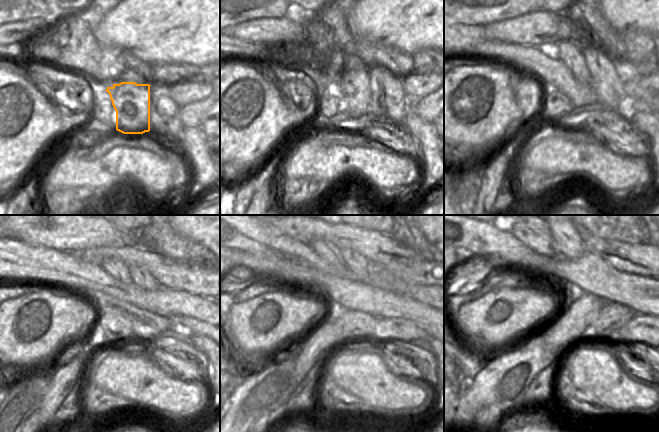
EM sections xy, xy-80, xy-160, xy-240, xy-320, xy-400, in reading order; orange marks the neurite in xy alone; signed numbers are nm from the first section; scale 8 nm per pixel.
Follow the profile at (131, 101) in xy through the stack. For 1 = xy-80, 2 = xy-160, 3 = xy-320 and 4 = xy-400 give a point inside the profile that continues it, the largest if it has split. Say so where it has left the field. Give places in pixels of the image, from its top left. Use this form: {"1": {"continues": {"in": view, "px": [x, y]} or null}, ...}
{"1": {"continues": {"in": "xy-80", "px": [352, 87]}}, "2": {"continues": {"in": "xy-160", "px": [570, 53]}}, "3": {"continues": {"in": "xy-320", "px": [327, 251]}}, "4": {"continues": {"in": "xy-400", "px": [536, 235]}}}

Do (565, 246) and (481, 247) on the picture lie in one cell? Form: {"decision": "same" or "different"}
{"decision": "different"}

